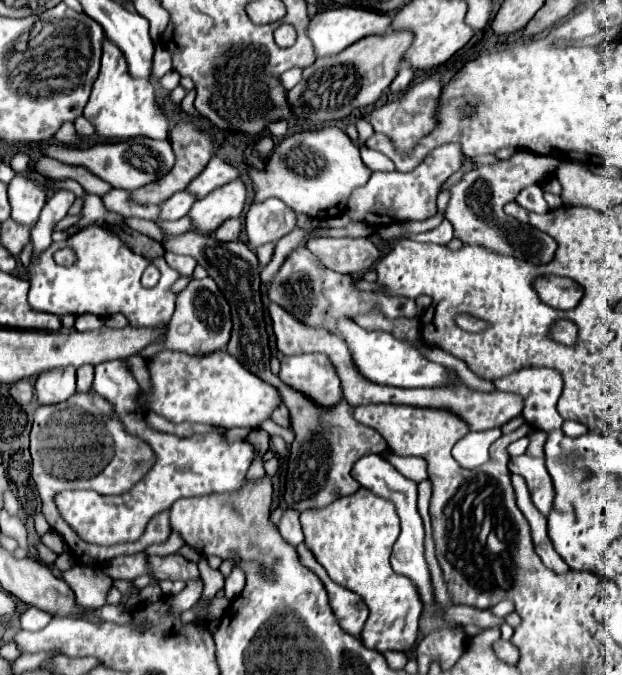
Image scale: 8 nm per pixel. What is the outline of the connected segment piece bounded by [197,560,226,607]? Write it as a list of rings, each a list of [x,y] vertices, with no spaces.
[[[204,560],[198,564],[198,568],[200,568],[200,578],[202,578],[204,588],[202,596],[197,604],[199,607],[203,607],[206,602],[216,596],[218,590],[224,588],[224,580],[226,580],[226,578],[222,576],[220,570],[212,570]]]

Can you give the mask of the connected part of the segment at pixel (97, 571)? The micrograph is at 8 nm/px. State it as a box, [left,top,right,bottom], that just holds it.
[62,564,112,610]

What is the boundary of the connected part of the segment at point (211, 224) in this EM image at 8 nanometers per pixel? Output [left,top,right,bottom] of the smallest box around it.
[188,180,248,232]

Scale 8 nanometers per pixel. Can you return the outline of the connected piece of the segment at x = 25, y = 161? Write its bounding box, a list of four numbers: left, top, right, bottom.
[10,152,29,173]

